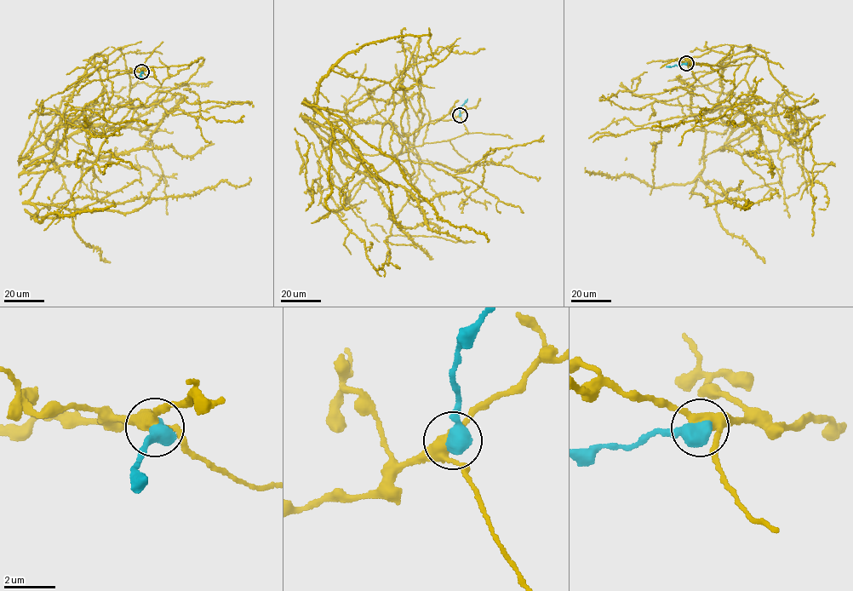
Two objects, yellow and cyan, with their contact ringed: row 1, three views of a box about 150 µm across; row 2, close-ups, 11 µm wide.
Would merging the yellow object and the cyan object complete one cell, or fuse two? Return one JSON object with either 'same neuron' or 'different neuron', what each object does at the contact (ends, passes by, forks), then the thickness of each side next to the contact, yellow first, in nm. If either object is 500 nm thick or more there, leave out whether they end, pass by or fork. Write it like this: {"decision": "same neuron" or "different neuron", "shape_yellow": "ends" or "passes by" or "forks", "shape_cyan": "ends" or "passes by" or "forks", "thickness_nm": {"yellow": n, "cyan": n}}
{"decision": "different neuron", "thickness_nm": {"yellow": 340, "cyan": 650}}

